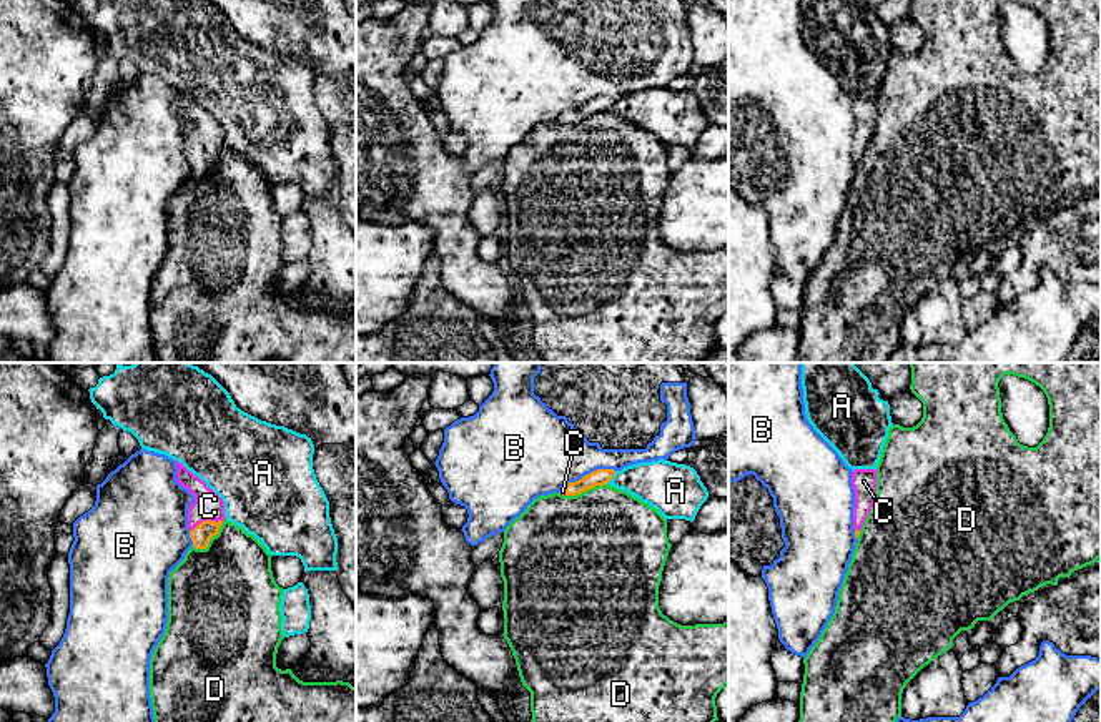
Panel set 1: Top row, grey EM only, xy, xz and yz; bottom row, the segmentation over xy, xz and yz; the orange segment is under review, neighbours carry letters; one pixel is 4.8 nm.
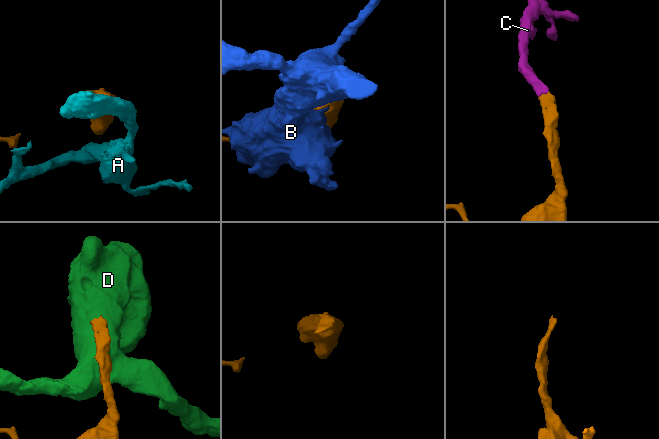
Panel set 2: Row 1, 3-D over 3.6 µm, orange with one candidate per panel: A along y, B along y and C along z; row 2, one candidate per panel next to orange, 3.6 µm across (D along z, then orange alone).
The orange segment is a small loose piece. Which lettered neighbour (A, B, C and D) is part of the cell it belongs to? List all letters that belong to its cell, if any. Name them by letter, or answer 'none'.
C

